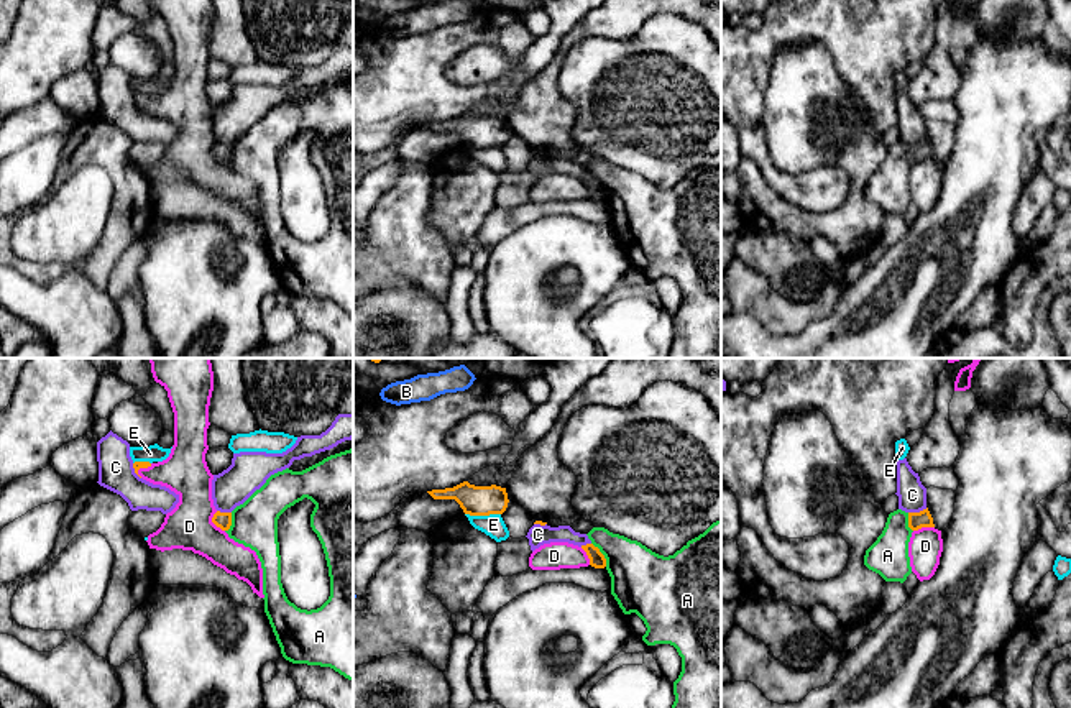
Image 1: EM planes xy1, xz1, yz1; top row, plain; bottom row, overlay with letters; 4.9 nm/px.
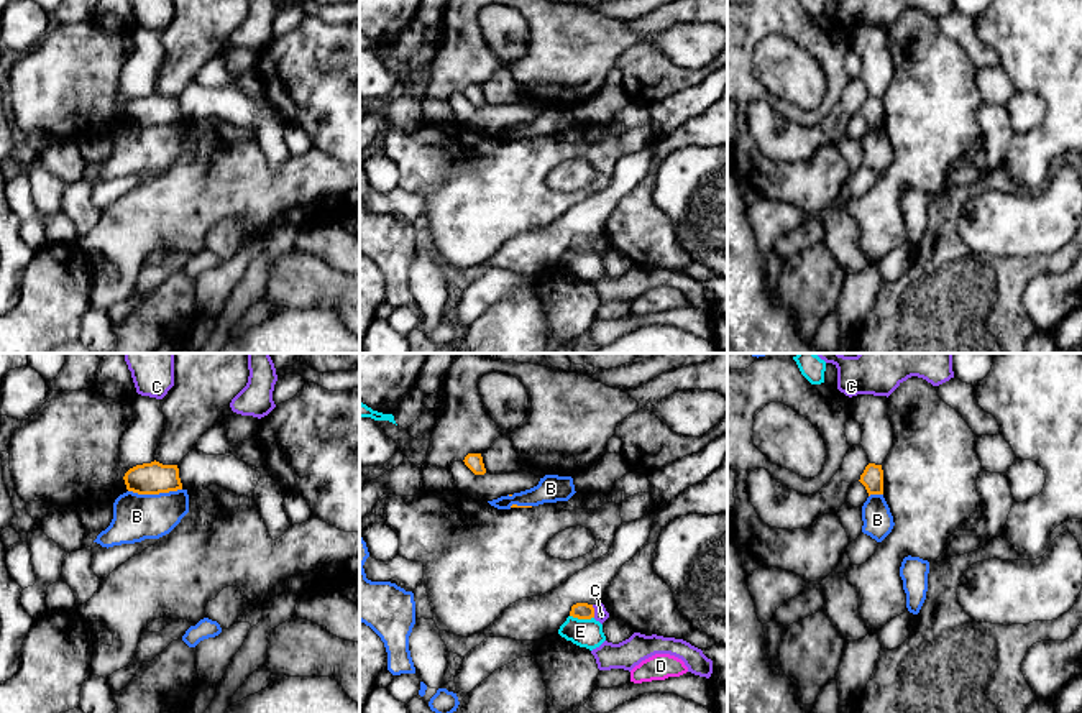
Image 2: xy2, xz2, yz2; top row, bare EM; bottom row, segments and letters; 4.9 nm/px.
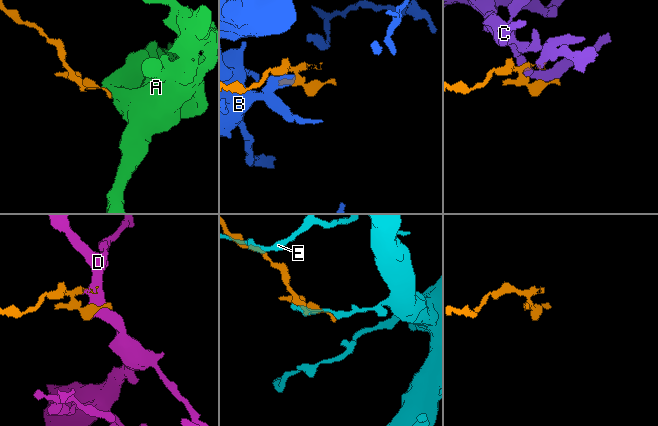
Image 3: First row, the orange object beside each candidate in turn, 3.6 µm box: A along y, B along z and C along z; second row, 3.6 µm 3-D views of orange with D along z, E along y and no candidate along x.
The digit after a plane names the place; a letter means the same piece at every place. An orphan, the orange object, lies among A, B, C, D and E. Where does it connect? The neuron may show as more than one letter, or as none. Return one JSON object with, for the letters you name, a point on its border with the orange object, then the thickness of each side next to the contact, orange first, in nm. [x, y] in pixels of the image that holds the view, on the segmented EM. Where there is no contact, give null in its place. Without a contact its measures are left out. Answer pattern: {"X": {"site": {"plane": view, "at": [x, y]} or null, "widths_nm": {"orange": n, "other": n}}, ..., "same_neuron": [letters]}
{"D": {"site": {"plane": "xy1", "at": [214, 523]}, "widths_nm": {"orange": 80, "other": 220}}, "same_neuron": ["D"]}

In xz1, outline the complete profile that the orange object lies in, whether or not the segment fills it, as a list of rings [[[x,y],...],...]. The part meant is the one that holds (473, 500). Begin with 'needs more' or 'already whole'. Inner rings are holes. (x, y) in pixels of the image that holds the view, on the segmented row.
already whole | [[[463,481],[453,488],[427,491],[434,499],[455,499],[465,514],[470,516],[490,516],[503,514],[508,508],[506,488],[475,486]]]

